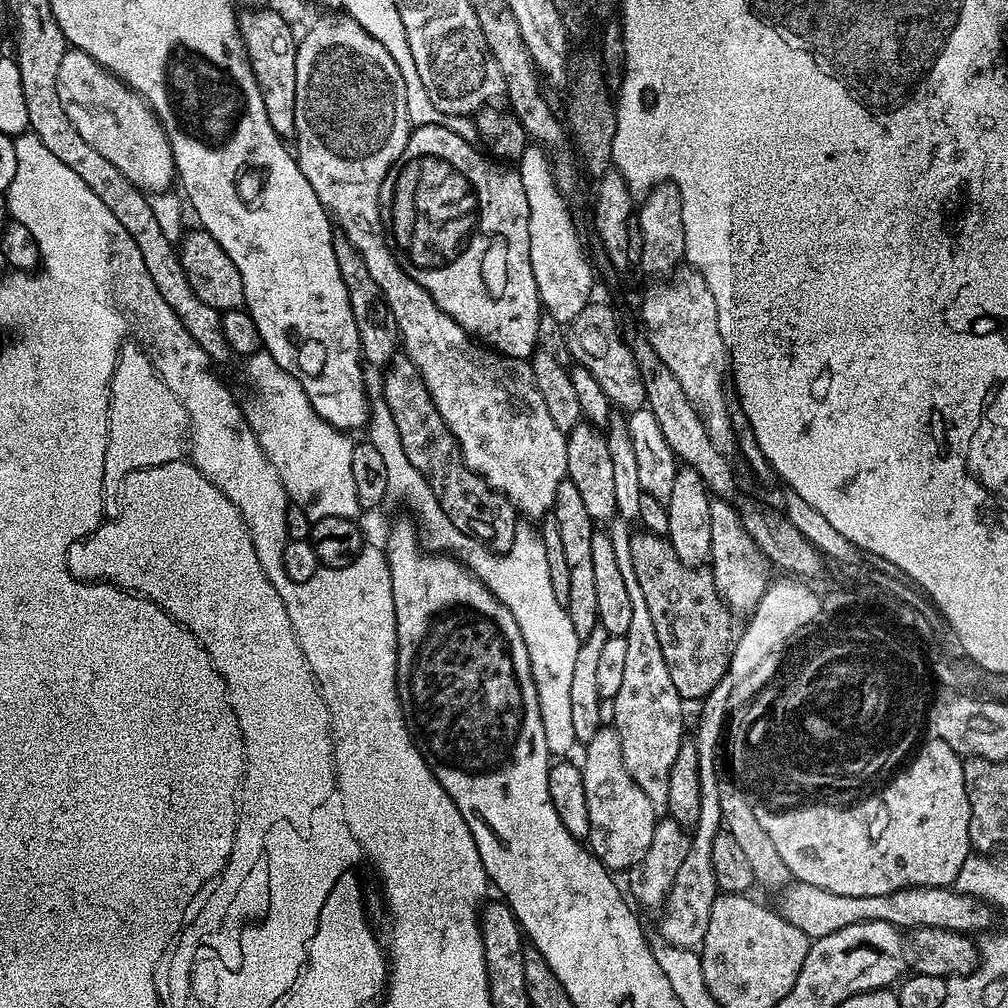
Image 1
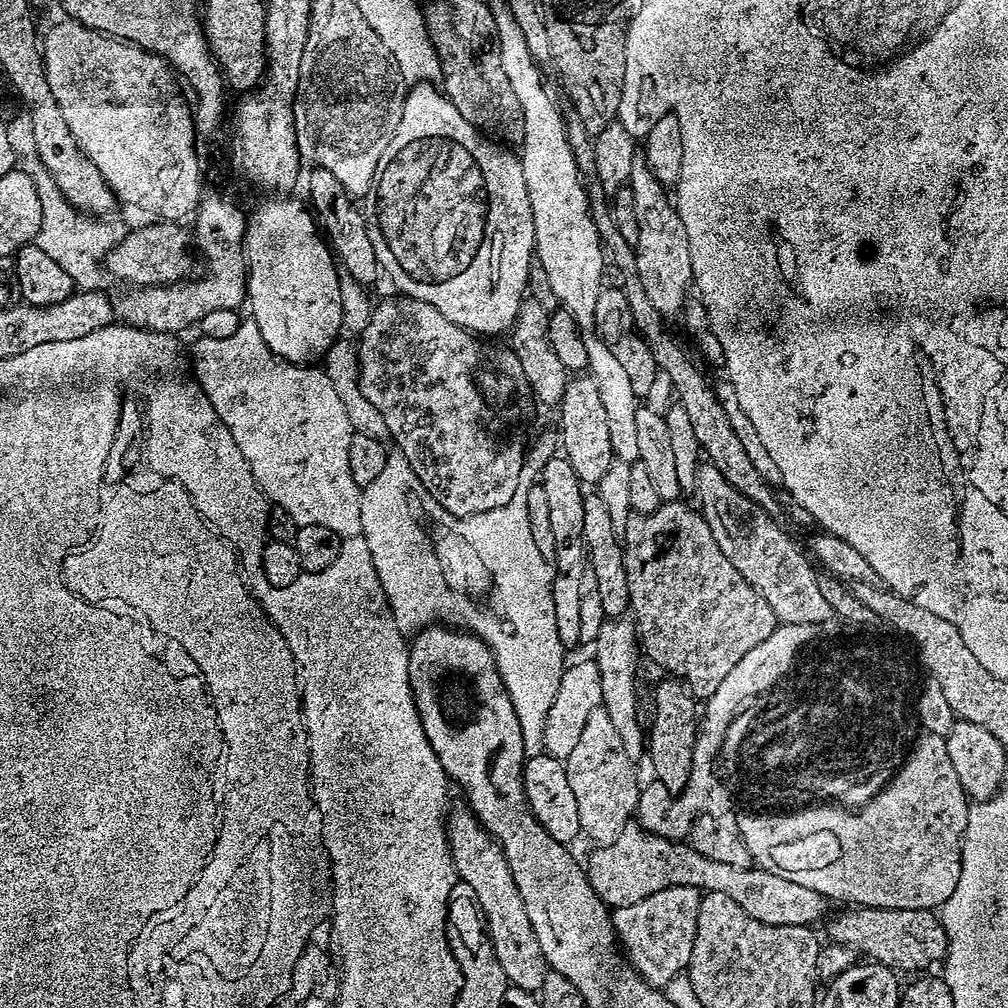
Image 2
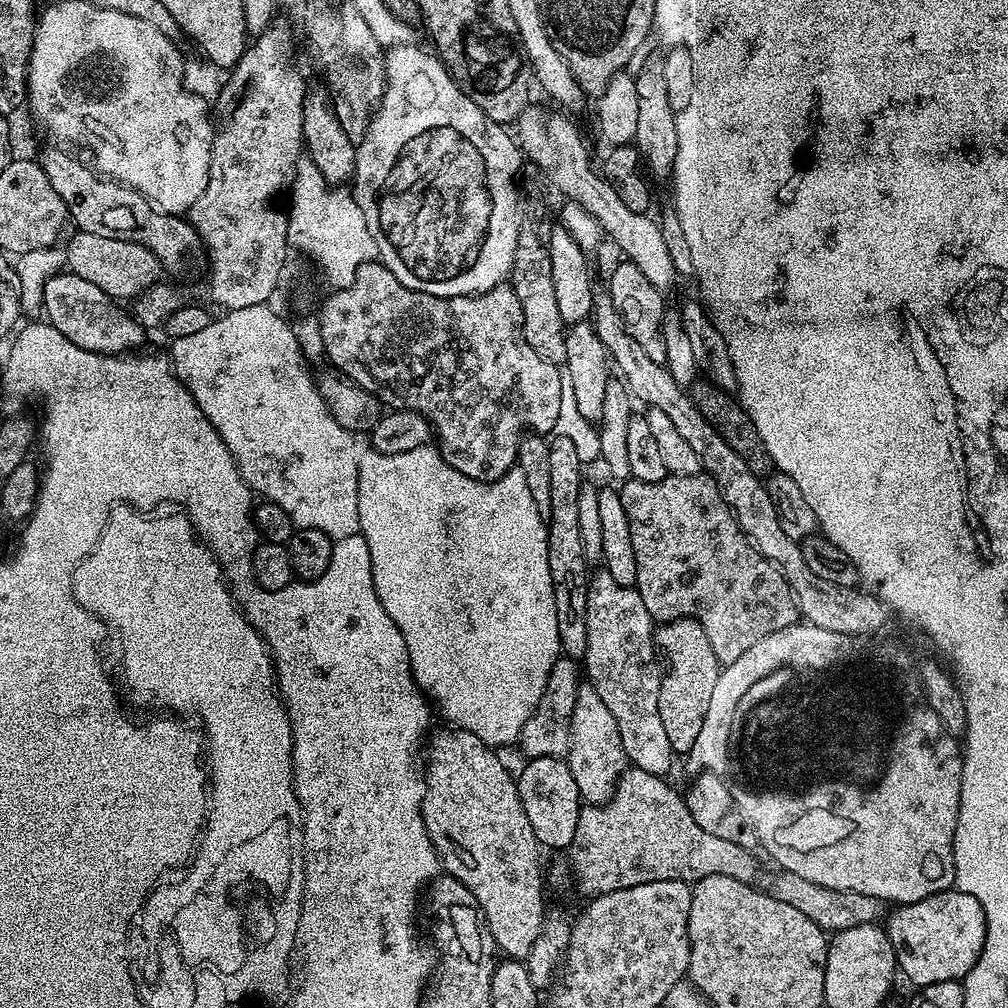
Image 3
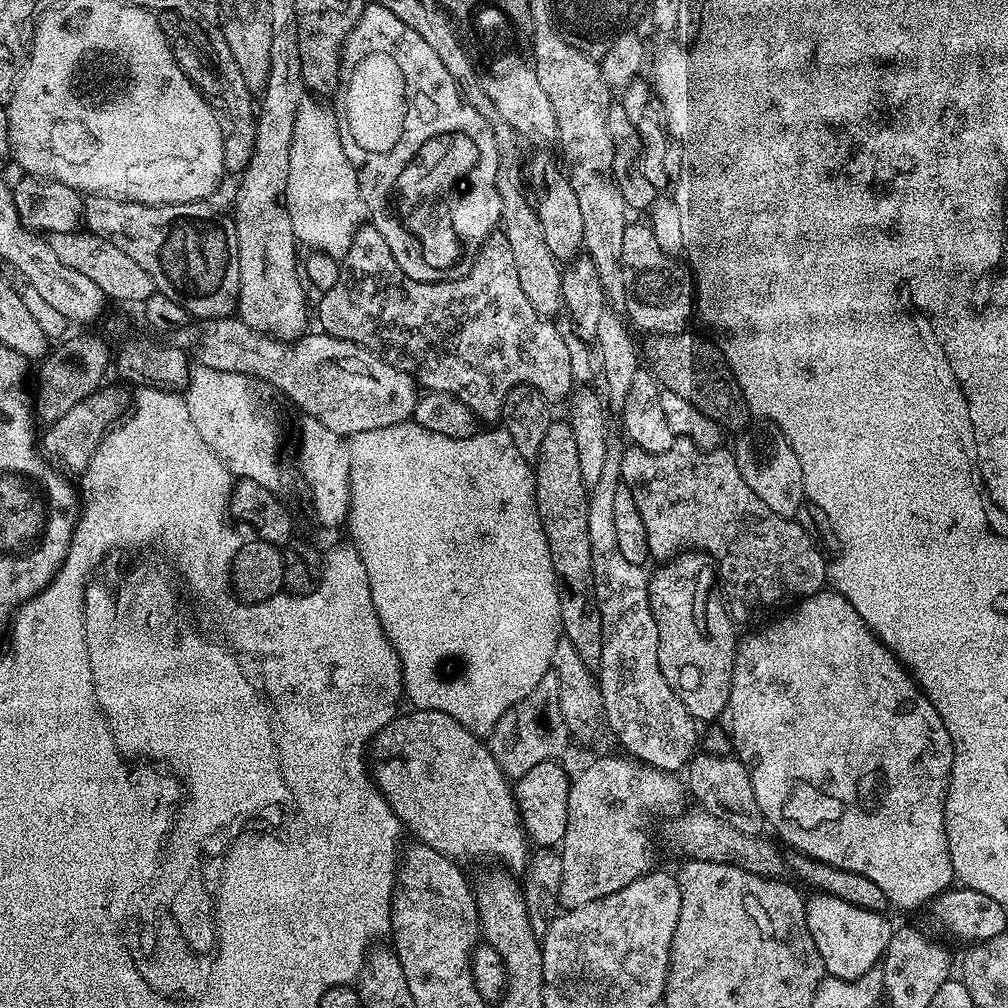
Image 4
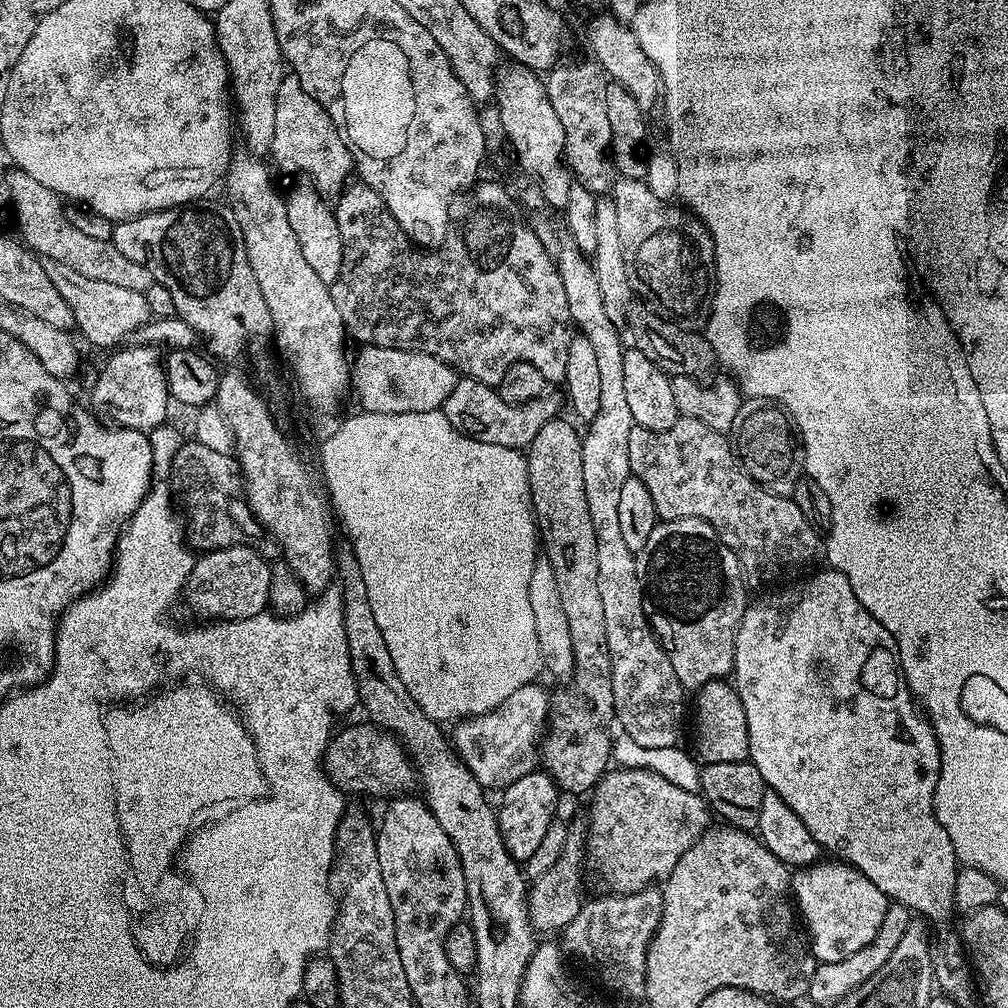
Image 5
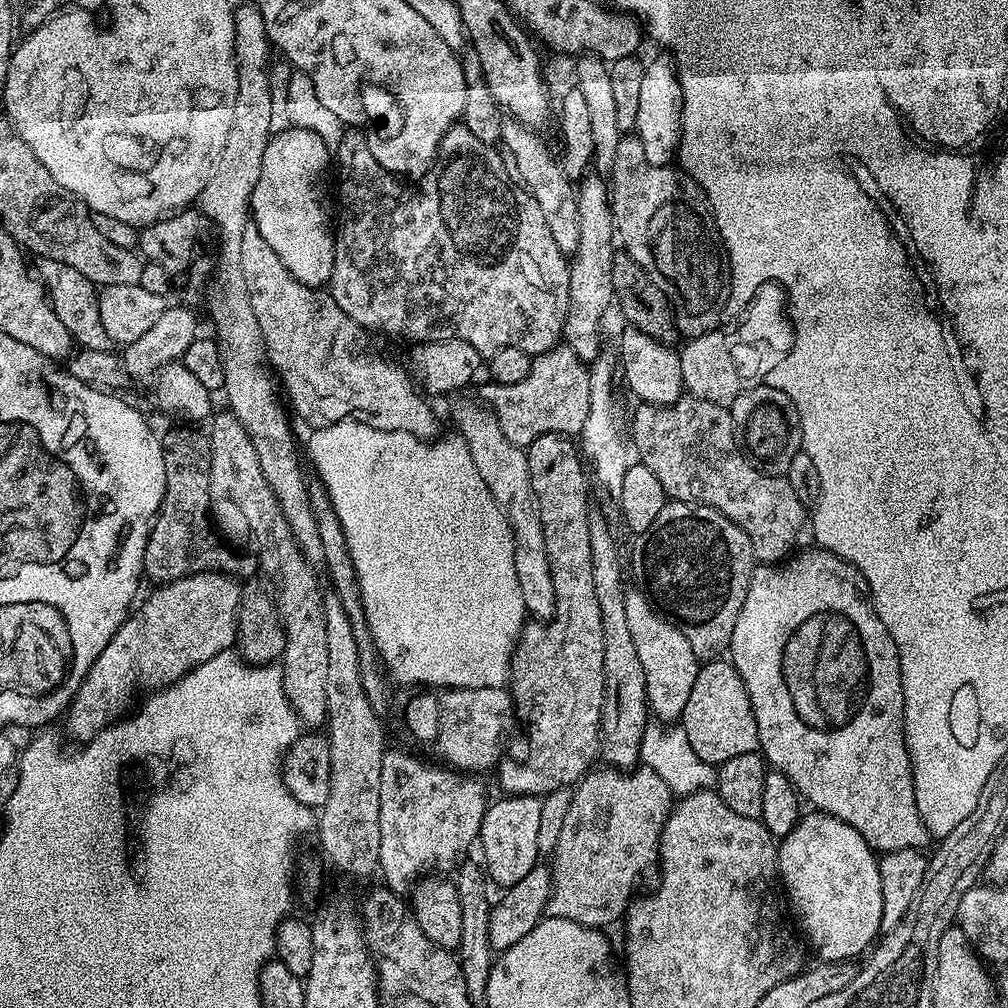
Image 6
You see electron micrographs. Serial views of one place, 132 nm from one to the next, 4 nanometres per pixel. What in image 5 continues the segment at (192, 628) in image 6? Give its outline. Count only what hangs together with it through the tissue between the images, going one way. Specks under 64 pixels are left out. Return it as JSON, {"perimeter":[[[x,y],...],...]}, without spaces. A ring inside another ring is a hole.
{"perimeter":[[[239,544],[203,553],[184,584],[182,598],[203,619],[241,620],[267,609],[271,563],[257,554],[255,547]]]}

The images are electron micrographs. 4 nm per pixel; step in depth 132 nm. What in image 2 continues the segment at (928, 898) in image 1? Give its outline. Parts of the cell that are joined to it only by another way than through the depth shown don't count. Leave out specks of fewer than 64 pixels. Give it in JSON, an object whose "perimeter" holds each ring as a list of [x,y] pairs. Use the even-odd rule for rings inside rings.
{"perimeter":[[[629,822],[608,844],[593,849],[588,864],[586,860],[588,881],[612,910],[639,902],[667,887],[683,884],[704,892],[730,894],[730,898],[734,898],[748,914],[767,924],[812,926],[817,923],[815,920],[825,919],[824,911],[830,906],[823,893],[810,890],[810,886],[804,886],[779,870],[768,866],[748,868],[744,864],[718,861],[707,857],[691,843],[649,832],[636,822]]]}

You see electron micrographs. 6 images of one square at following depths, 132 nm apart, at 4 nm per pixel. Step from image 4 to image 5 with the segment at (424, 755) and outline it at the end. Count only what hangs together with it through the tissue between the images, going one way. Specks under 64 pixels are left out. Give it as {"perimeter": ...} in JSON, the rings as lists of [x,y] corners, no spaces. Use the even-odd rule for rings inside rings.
{"perimeter":[[[363,723],[341,727],[326,746],[322,763],[330,782],[348,794],[361,792],[364,796],[395,798],[411,793],[412,783],[415,785],[418,777],[404,745],[386,729]]]}

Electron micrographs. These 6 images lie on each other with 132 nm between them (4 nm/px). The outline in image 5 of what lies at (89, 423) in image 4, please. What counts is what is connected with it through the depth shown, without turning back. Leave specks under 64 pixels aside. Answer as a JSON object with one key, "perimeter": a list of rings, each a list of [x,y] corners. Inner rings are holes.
{"perimeter":[[[133,343],[132,348],[128,347],[113,351],[113,356],[105,362],[104,369],[97,374],[96,385],[92,388],[91,407],[97,413],[108,412],[107,419],[113,425],[148,434],[167,421],[164,419],[168,416],[168,404],[170,405],[162,352],[159,347],[151,344]]]}

